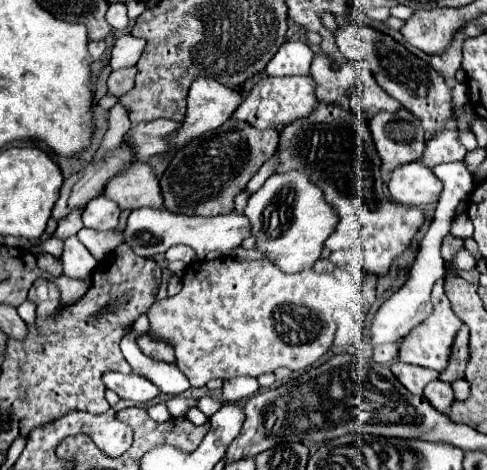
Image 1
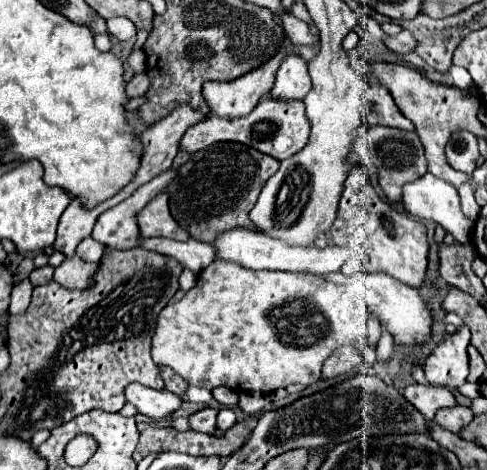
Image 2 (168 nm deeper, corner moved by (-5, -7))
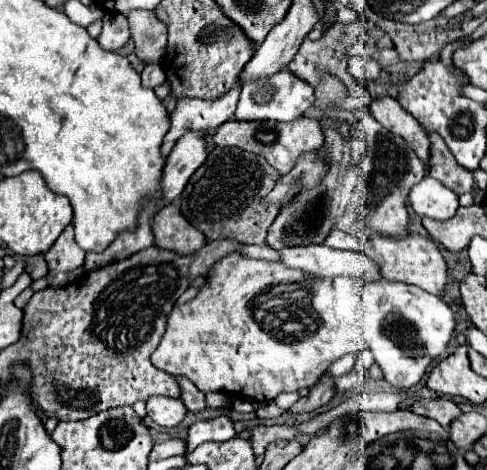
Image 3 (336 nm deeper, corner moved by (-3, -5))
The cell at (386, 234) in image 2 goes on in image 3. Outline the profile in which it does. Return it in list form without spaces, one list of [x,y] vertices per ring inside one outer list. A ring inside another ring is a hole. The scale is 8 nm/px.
[[[373,235],[369,239],[369,247],[373,249],[373,253],[377,253],[375,261],[379,263],[383,279],[411,283],[425,289],[431,295],[439,295],[439,297],[443,295],[445,285],[447,285],[447,265],[437,245],[429,237],[407,235],[403,239],[393,239],[393,237],[383,237],[383,235]]]

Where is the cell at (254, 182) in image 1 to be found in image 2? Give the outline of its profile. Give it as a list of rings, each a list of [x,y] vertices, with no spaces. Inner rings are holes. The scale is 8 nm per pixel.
[[[247,227],[227,229],[227,231],[219,233],[209,245],[215,249],[217,259],[233,261],[233,263],[239,263],[247,269],[277,269],[277,271],[295,271],[295,273],[307,271],[307,273],[325,275],[325,273],[331,273],[331,271],[339,271],[341,265],[349,257],[349,251],[345,247],[325,247],[325,249],[291,247],[291,245],[279,241],[279,239],[273,239],[269,235],[257,233],[257,231],[247,229]]]

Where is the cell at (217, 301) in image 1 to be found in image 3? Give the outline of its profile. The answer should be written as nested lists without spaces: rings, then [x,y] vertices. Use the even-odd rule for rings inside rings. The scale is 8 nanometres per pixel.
[[[233,253],[233,255],[229,255],[229,257],[225,257],[225,259],[221,259],[215,267],[213,267],[213,271],[211,271],[211,275],[207,277],[207,283],[201,287],[201,291],[197,293],[197,297],[191,301],[191,303],[185,303],[185,305],[177,305],[173,311],[175,313],[171,313],[171,317],[169,317],[169,323],[167,323],[167,331],[165,331],[165,335],[163,335],[163,339],[161,339],[161,343],[159,343],[159,347],[153,351],[153,355],[151,355],[151,363],[157,367],[157,369],[161,369],[161,371],[165,371],[165,373],[169,373],[169,375],[181,375],[181,377],[187,377],[191,383],[195,383],[195,387],[197,389],[201,389],[203,393],[209,393],[209,391],[223,391],[223,393],[231,393],[231,395],[239,395],[239,397],[247,397],[247,399],[255,399],[255,401],[271,401],[271,399],[275,399],[279,393],[285,393],[285,391],[299,391],[299,389],[303,389],[303,387],[313,387],[317,381],[319,381],[319,377],[327,371],[327,367],[335,361],[335,359],[339,359],[339,357],[343,357],[343,355],[347,355],[347,353],[361,353],[361,351],[369,351],[367,349],[367,345],[363,343],[363,323],[361,323],[361,319],[363,319],[363,305],[361,305],[361,291],[363,291],[363,285],[367,285],[367,283],[375,283],[375,282],[364,282],[357,281],[347,277],[337,277],[335,279],[317,279],[317,277],[311,277],[311,275],[305,275],[303,271],[299,271],[299,269],[291,269],[291,267],[287,267],[287,265],[281,265],[281,263],[269,263],[269,261],[261,261],[261,259],[249,259],[249,257],[245,257],[245,255],[241,255],[241,253]]]

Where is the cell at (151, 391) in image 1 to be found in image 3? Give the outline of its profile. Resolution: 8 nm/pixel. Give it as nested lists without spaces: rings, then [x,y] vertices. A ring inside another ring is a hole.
[[[151,397],[147,401],[147,415],[159,425],[173,429],[185,419],[185,405],[181,399],[171,399],[171,397]]]

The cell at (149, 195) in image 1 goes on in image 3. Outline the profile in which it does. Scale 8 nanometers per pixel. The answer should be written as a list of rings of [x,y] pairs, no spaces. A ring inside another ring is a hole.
[[[173,203],[155,213],[153,235],[157,247],[171,249],[173,253],[195,253],[195,249],[201,249],[207,243],[203,233],[185,221]]]

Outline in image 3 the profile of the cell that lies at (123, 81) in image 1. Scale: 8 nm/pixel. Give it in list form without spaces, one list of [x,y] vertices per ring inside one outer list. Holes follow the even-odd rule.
[[[159,63],[145,65],[141,77],[143,77],[143,85],[145,87],[151,87],[151,89],[157,87],[157,85],[161,85],[165,81],[165,73],[163,73],[163,67]]]

